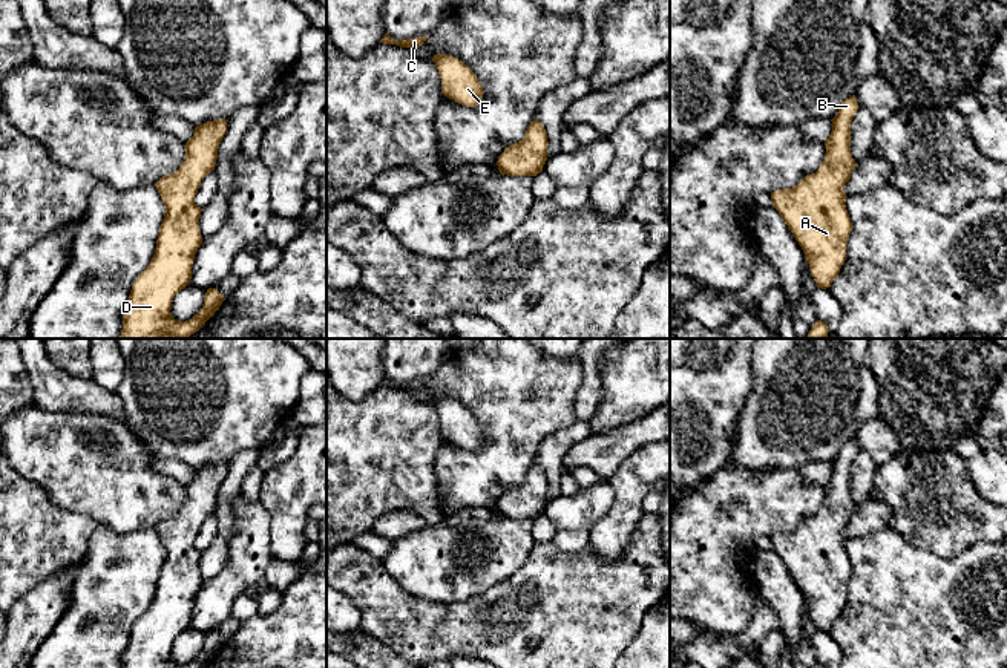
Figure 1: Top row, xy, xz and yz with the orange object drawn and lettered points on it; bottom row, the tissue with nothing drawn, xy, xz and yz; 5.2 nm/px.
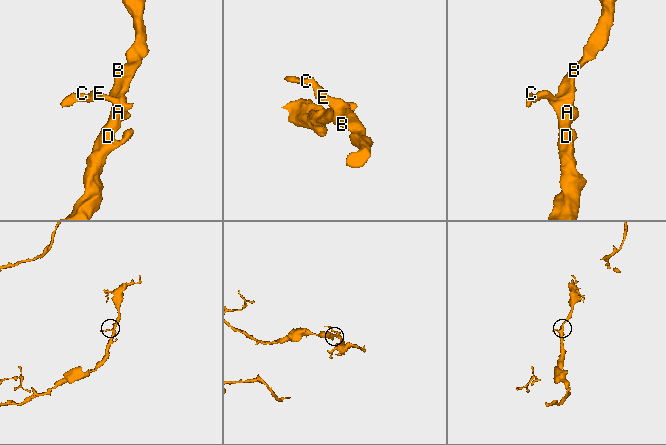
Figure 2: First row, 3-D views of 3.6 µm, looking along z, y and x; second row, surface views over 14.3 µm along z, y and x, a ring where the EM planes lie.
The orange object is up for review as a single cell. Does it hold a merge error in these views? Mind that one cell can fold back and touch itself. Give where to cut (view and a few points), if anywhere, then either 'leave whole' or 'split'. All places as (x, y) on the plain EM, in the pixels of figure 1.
no cut; leave whole

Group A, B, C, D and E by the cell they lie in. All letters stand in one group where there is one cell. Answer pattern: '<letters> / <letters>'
A B C D E

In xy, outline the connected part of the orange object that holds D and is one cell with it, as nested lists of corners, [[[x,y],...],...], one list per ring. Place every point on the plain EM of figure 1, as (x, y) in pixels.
[[[213,463],[196,469],[185,486],[185,504],[155,527],[166,558],[155,598],[132,628],[123,668],[204,668],[225,643],[216,631],[208,631],[202,651],[192,662],[179,665],[170,656],[173,640],[190,627],[193,602],[202,587],[202,552],[195,547],[195,538],[204,519],[215,513],[227,464]]]

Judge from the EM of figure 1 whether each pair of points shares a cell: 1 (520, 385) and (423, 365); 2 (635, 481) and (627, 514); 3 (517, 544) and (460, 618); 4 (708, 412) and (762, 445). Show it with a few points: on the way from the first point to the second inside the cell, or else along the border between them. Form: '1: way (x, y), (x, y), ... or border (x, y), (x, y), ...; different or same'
1: border (455, 354), (428, 379); different
2: way (630, 489), (627, 506); same
3: border (509, 578), (475, 596), (442, 604); different
4: border (748, 394), (731, 432), (731, 455), (727, 463); different

